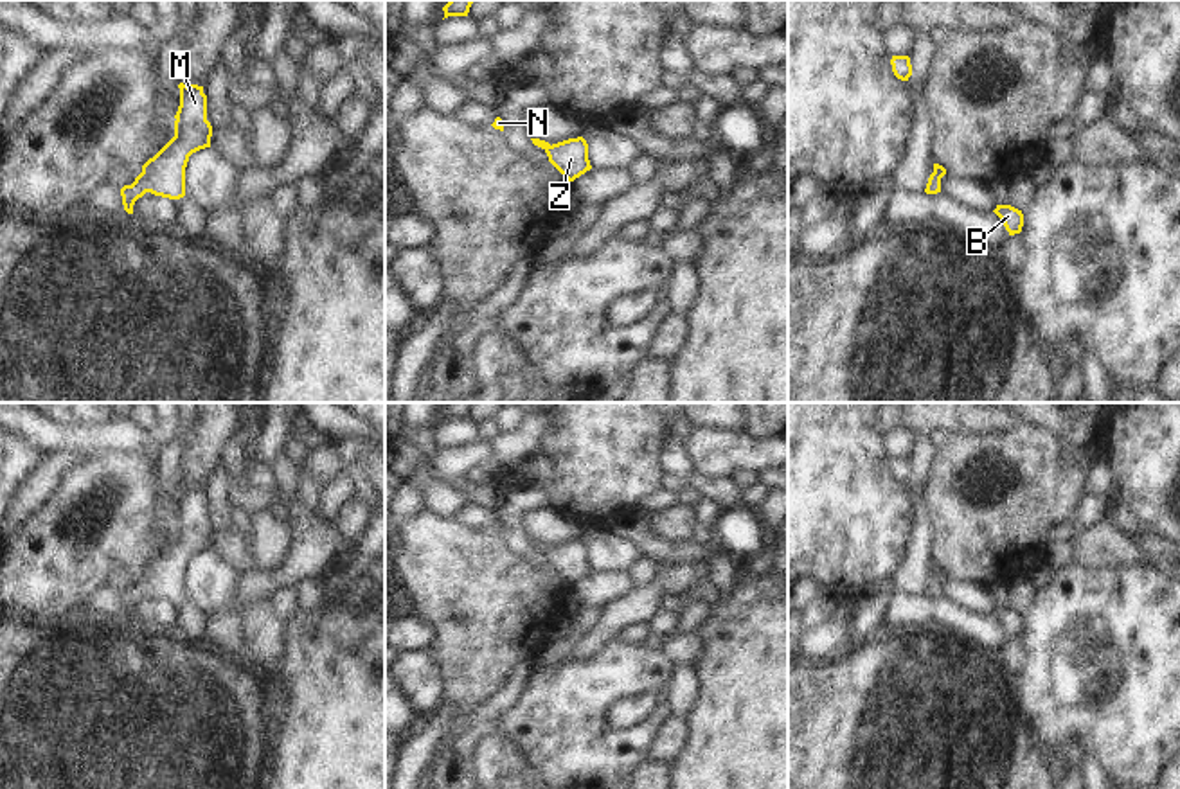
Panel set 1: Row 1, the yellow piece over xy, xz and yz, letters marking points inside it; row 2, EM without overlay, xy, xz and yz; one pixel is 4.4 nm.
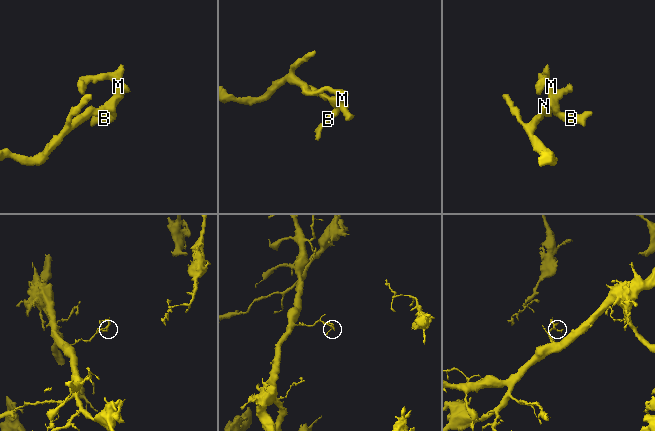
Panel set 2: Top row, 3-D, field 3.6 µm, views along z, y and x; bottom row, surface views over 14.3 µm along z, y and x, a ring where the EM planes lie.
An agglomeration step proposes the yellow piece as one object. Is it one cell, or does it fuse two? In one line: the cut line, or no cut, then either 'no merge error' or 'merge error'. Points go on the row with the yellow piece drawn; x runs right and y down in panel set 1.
no cut | no merge error

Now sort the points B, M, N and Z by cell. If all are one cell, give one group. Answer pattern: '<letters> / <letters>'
B M N Z

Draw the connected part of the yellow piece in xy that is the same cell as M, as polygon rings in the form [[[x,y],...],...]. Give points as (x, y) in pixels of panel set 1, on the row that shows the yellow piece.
[[[178,84],[180,106],[174,115],[174,137],[142,165],[131,185],[121,189],[122,205],[133,214],[133,205],[146,192],[180,199],[185,196],[185,167],[189,156],[210,147],[212,126],[207,120],[207,95],[203,86]]]

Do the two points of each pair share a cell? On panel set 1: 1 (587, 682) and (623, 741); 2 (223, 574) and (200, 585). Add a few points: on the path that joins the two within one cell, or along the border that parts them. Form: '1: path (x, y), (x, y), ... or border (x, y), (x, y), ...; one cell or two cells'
1: path (587, 698), (587, 714), (607, 734); one cell
2: path (218, 576), (205, 583); one cell

